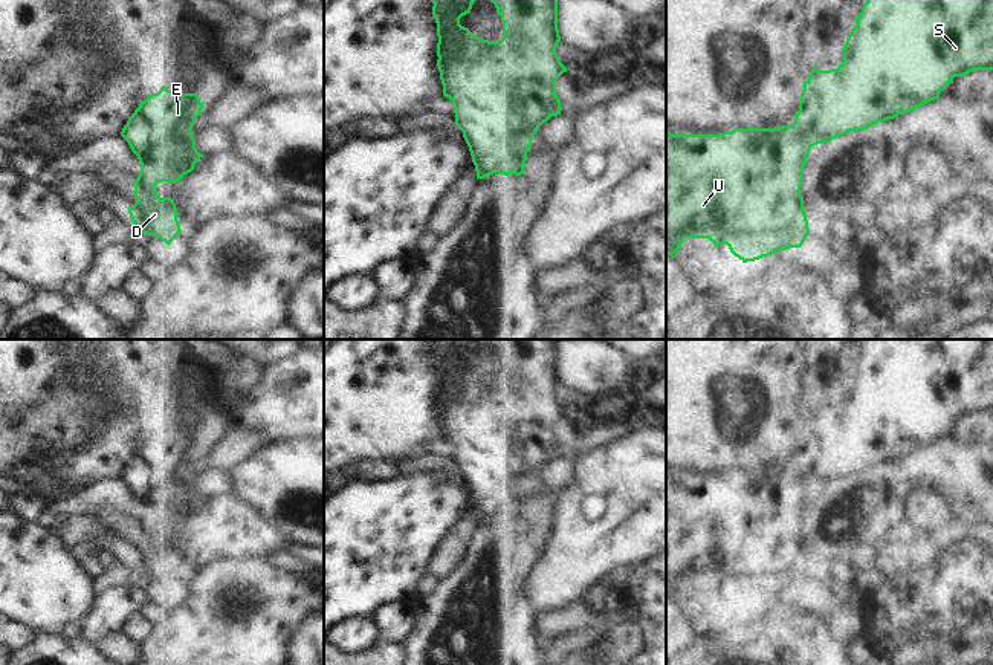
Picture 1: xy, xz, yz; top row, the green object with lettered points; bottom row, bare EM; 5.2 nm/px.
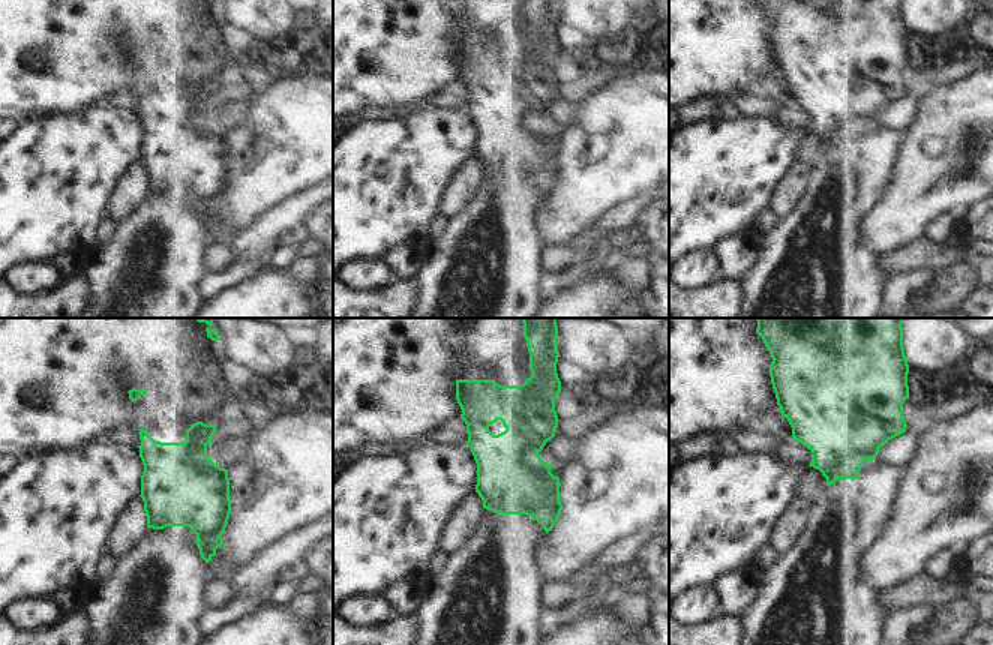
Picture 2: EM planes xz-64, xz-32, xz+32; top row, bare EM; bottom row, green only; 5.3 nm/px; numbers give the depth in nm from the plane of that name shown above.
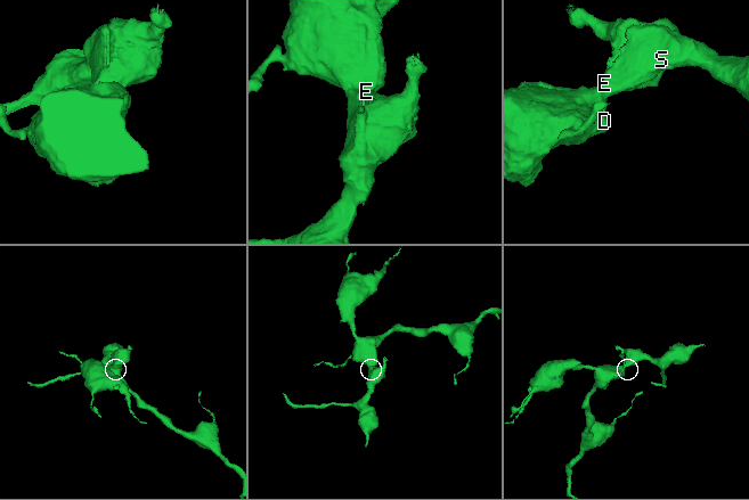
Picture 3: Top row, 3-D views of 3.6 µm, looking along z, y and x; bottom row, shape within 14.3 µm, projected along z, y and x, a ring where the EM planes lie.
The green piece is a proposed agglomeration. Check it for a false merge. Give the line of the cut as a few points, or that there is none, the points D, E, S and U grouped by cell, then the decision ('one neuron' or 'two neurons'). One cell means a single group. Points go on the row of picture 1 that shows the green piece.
no cut; D E S U; one neuron

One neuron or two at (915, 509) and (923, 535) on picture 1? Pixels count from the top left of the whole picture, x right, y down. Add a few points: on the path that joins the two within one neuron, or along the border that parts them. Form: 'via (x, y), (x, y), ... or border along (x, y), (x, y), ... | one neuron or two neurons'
via (921, 515), (923, 529) | one neuron

